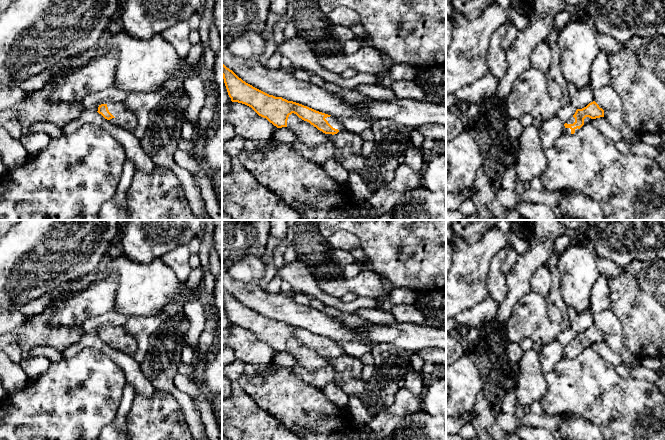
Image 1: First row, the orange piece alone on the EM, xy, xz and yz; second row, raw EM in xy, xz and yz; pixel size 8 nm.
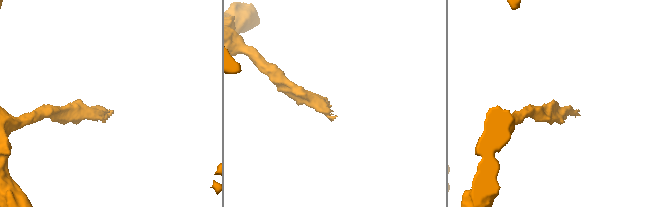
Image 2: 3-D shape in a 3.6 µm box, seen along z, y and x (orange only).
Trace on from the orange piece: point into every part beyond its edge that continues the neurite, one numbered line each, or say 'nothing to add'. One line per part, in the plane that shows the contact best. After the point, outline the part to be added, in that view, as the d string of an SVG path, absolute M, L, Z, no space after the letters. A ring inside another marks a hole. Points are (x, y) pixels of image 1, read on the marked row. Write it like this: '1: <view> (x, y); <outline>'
1: xz (348, 145); M330 116L325 118L328 123L335 129L338 129L339 132L337 134L328 134L329 141L332 143L336 148L336 153L334 159L341 158L341 165L347 171L354 171L359 175L363 176L367 173L366 169L366 160L365 157L361 154L361 148L363 144L363 139L361 138L360 134L351 133L349 132L335 117Z

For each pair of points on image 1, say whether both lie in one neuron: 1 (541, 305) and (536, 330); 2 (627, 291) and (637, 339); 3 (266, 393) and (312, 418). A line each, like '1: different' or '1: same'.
1: same
2: same
3: same

